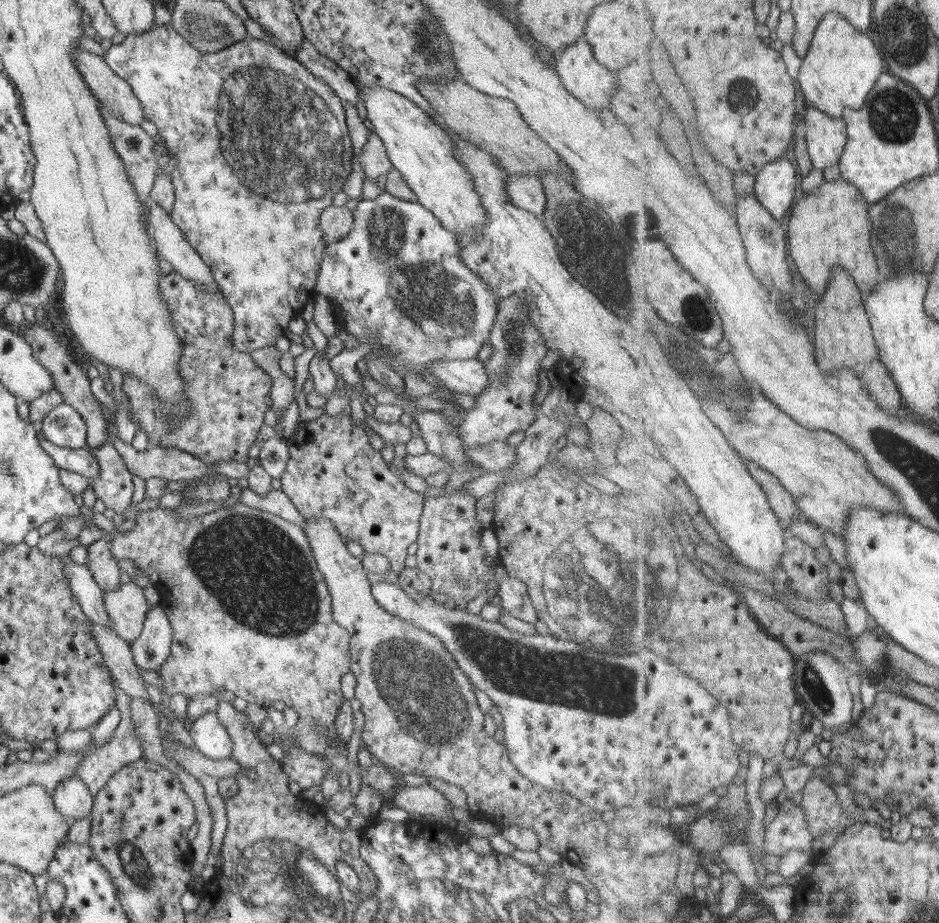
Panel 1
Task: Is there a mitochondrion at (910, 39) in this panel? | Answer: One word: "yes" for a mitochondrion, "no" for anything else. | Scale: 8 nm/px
yes

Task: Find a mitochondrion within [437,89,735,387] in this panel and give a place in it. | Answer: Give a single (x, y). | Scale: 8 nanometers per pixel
(586, 248)

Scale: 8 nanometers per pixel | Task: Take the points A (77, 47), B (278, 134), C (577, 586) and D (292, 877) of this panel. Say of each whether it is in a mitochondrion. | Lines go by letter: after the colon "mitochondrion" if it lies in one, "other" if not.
A: other
B: mitochondrion
C: mitochondrion
D: mitochondrion

